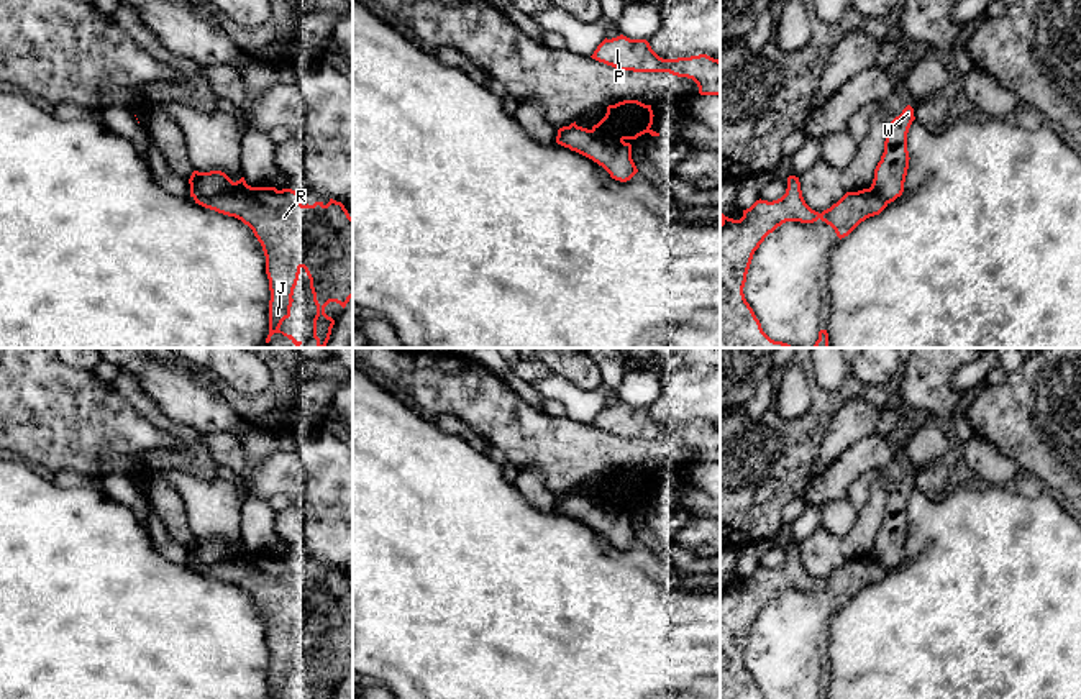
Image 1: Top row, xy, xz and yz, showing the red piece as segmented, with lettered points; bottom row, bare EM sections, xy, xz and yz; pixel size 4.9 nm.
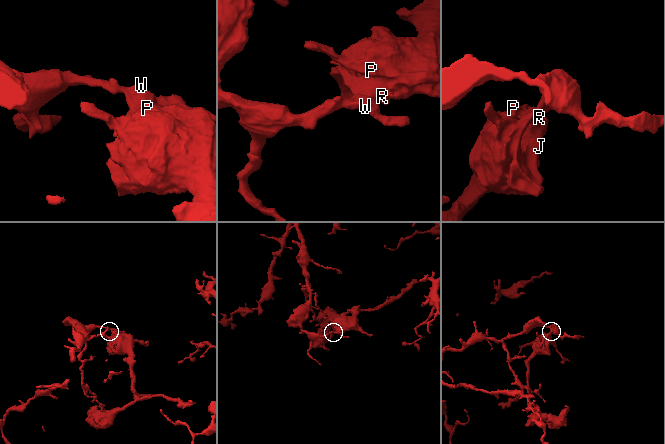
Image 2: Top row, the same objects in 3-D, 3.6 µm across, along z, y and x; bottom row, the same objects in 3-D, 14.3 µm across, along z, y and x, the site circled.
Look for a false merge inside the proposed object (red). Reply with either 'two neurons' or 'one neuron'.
two neurons

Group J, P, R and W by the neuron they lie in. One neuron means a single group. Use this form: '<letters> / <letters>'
J P R / W

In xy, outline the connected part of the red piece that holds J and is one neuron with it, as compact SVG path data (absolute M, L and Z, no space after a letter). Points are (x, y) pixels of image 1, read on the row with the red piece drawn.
M244 185L213 197L194 197L194 200L205 208L241 220L261 243L271 290L266 343L271 341L274 333L282 333L295 348L300 348L302 341L279 328L290 317L294 289L303 267L317 305L313 338L318 348L325 348L335 325L335 320L325 313L325 307L336 302L344 308L353 297L353 218L341 202L330 199L326 205L323 202L302 205L303 197L303 194L292 189Z

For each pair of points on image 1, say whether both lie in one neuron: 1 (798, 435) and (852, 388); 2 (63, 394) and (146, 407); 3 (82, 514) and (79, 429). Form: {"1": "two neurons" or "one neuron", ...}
{"1": "one neuron", "2": "two neurons", "3": "two neurons"}

